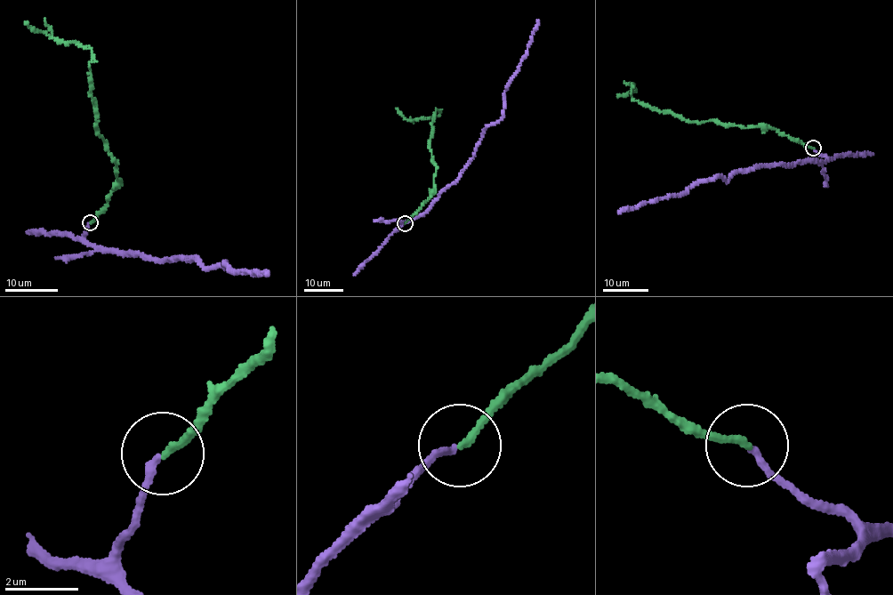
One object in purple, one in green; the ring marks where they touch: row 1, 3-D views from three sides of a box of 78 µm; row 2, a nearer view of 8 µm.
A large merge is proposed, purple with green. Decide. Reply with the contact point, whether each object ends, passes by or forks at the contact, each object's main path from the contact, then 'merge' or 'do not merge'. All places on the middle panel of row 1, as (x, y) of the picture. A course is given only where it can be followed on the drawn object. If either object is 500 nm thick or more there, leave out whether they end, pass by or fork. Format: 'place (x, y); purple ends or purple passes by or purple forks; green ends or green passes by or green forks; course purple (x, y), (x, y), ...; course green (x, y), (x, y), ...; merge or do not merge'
place (405, 223); purple ends; green ends; course purple (404, 223), (397, 229), (423, 215), (454, 184), (487, 124), (497, 123), (504, 109), (503, 95), (538, 19); course green (404, 223), (434, 189), (436, 164), (431, 159), (428, 142), (435, 109), (440, 114), (411, 120), (396, 108); merge

